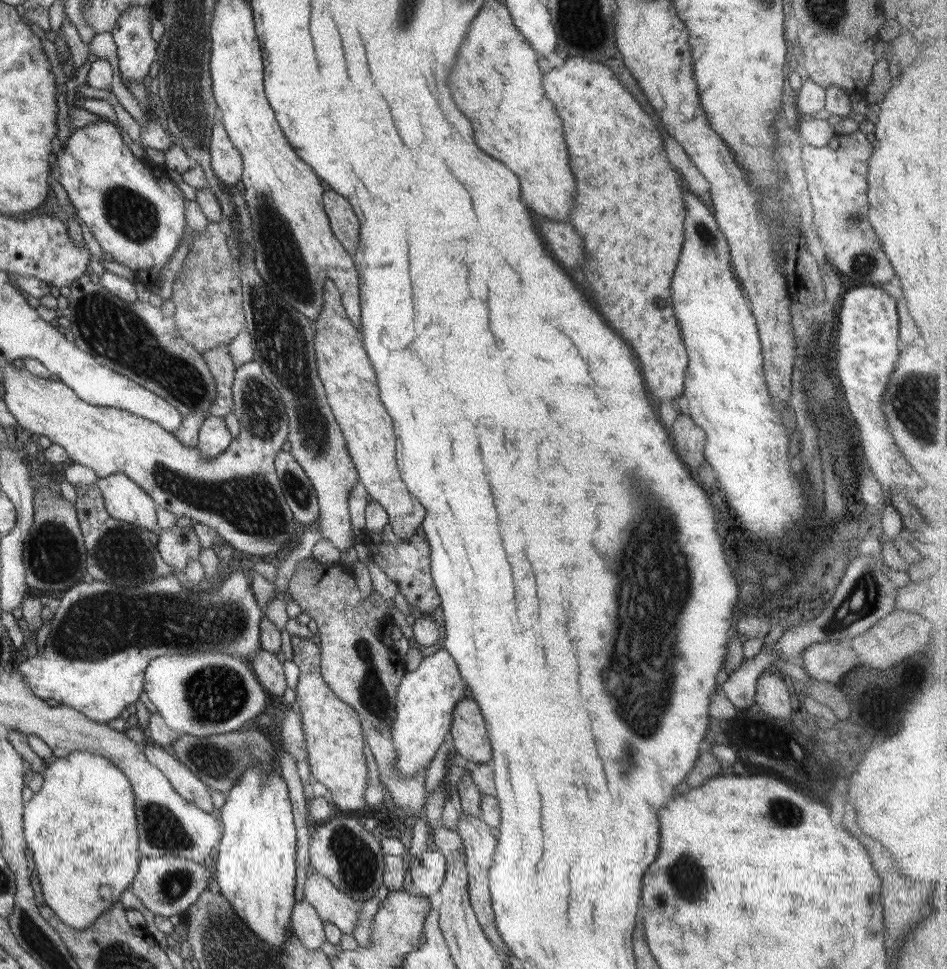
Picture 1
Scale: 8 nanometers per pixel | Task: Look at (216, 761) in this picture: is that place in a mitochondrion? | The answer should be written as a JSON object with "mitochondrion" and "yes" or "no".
{"mitochondrion":"yes"}

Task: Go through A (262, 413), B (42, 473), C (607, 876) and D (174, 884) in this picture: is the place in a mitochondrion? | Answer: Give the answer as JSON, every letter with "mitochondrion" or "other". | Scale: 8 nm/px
{"A":"mitochondrion","B":"other","C":"other","D":"mitochondrion"}

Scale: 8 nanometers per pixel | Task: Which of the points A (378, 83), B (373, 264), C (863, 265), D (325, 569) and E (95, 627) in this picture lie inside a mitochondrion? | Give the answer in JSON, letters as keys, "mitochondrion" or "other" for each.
{"A":"other","B":"other","C":"mitochondrion","D":"other","E":"mitochondrion"}

